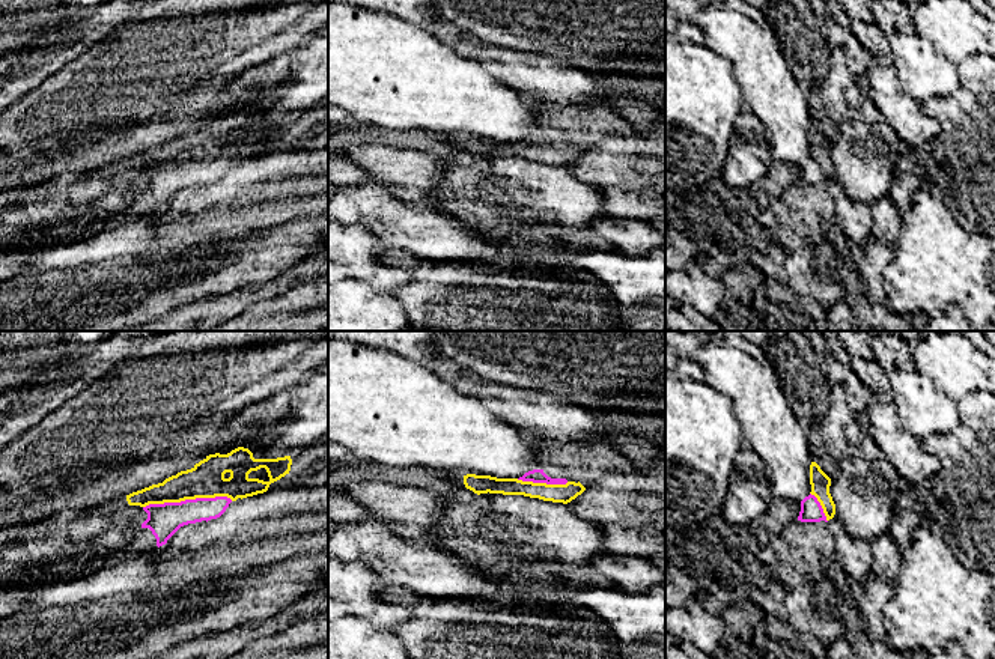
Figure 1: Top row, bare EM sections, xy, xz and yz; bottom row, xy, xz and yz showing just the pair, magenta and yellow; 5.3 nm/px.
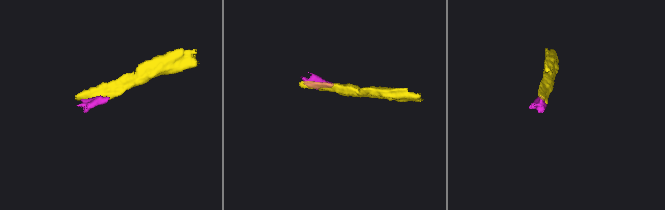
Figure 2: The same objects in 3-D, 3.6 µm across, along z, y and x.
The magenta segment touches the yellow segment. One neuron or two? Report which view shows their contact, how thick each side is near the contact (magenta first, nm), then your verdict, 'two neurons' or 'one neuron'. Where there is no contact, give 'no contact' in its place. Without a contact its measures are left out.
xy | 180/190 nm | one neuron

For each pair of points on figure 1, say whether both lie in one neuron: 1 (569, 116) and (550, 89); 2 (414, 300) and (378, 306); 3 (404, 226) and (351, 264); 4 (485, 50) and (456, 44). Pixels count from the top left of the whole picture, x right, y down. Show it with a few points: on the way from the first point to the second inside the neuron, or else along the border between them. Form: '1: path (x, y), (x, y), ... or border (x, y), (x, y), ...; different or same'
1: border (532, 100), (595, 107); different
2: border (389, 292), (399, 301), (405, 315); different
3: border (349, 223), (369, 229), (386, 249); different
4: path (477, 50), (464, 44); same

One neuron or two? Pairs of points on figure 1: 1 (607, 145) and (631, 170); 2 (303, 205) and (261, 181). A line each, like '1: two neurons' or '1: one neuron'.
1: one neuron
2: one neuron

